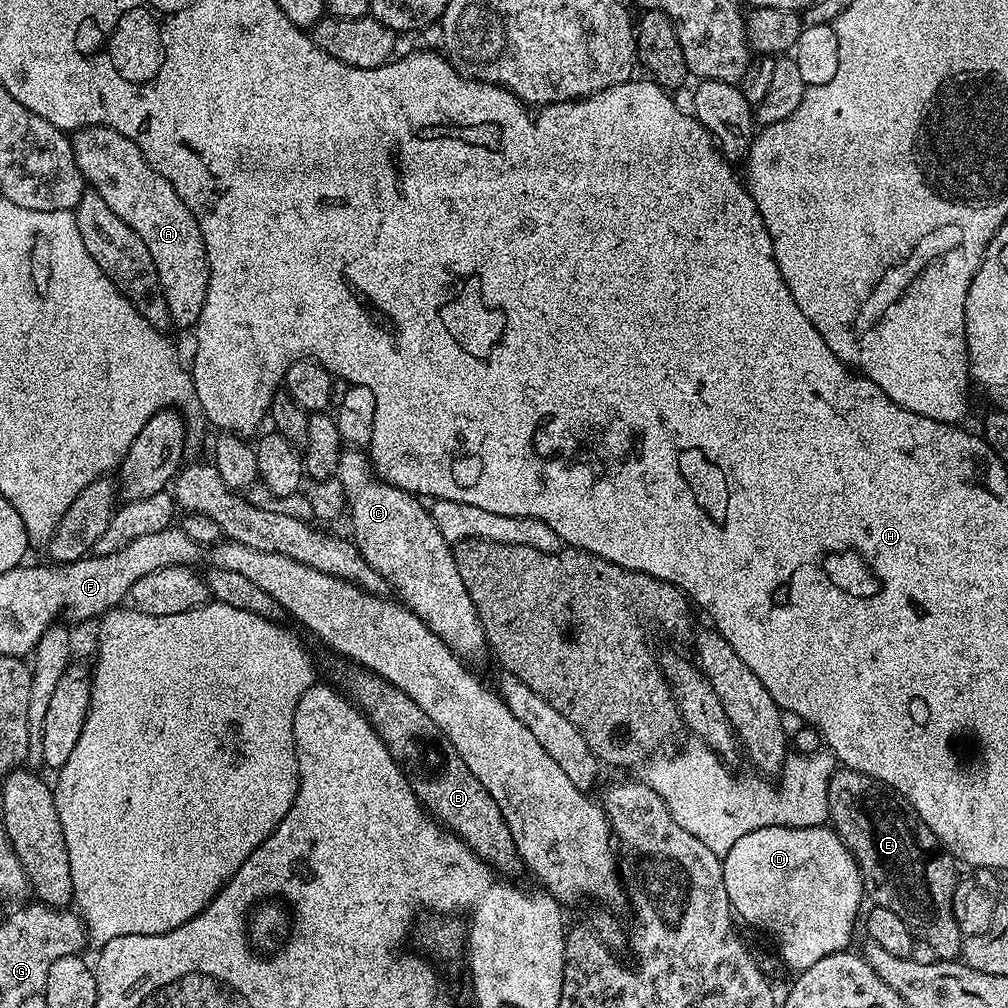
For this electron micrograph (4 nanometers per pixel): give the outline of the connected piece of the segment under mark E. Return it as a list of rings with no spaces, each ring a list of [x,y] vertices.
[[[837,767],[830,778],[828,791],[828,814],[831,827],[840,835],[840,840],[856,859],[860,877],[864,883],[865,897],[875,907],[894,910],[902,922],[912,931],[915,939],[926,942],[934,950],[936,957],[942,960],[954,960],[961,955],[964,937],[958,930],[958,922],[954,922],[952,895],[958,879],[957,861],[944,851],[936,835],[920,820],[920,815],[893,792],[886,784],[881,784],[875,776],[867,776],[852,768]]]

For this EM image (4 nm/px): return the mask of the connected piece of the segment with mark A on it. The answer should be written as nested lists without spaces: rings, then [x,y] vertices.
[[[95,124],[92,128],[77,128],[70,139],[87,187],[99,194],[102,202],[146,242],[146,250],[150,250],[150,258],[154,258],[158,270],[171,323],[191,329],[198,322],[198,314],[202,314],[202,306],[206,306],[210,278],[206,246],[194,214],[190,214],[186,202],[178,198],[174,186],[162,178],[142,150],[130,138],[118,134],[118,130]]]

